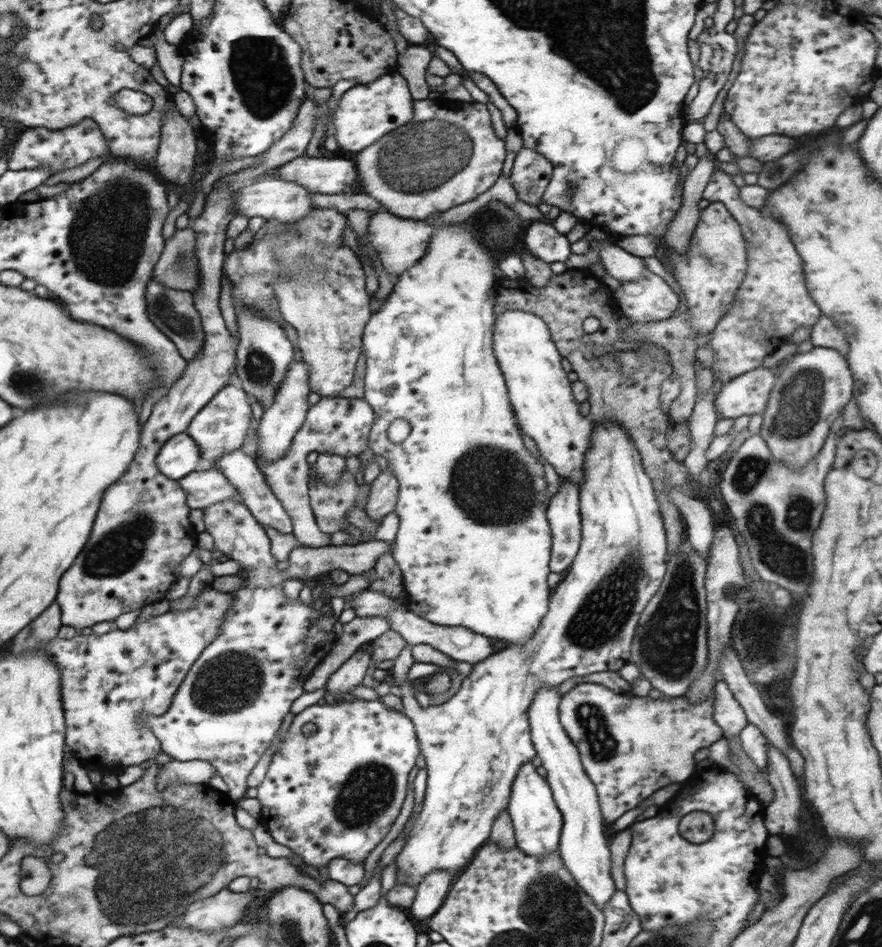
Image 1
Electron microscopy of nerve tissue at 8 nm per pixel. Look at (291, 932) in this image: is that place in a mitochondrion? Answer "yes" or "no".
yes

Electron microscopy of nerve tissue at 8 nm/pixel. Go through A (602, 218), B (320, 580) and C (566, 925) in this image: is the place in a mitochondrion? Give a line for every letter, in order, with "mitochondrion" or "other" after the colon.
A: other
B: other
C: mitochondrion

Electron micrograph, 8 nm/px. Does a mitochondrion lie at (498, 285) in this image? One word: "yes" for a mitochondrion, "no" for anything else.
no

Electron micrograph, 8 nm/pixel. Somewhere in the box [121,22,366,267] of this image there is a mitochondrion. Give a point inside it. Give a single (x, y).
(262, 74)

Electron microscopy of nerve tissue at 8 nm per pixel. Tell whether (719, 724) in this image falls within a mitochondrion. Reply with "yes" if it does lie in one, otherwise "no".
no

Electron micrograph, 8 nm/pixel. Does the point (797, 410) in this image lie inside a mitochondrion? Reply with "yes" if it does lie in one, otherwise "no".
yes

